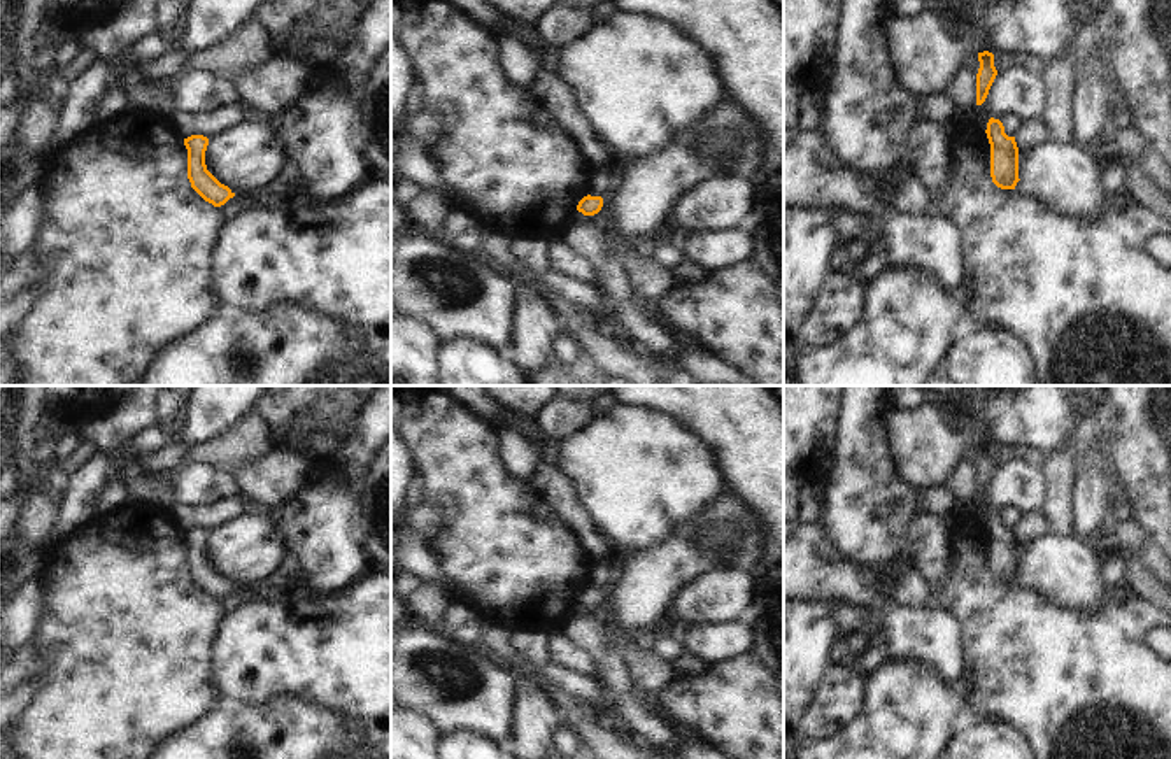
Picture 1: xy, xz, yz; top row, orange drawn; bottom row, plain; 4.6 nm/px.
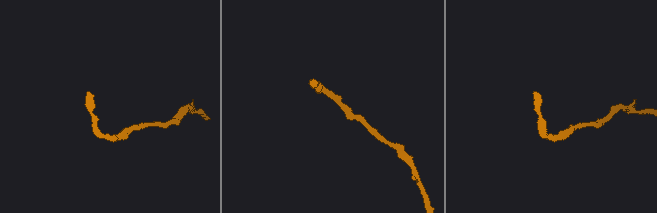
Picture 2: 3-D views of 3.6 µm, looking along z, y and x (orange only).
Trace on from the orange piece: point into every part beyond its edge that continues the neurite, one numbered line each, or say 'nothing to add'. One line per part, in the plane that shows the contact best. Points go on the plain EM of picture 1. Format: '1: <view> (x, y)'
nothing to add

